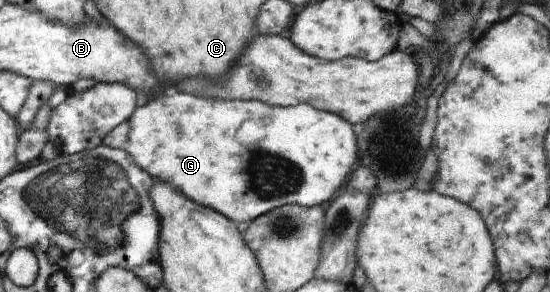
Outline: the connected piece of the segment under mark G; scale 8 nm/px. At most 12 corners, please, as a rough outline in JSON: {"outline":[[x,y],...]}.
{"outline":[[172,87],[128,119],[140,169],[239,223],[327,206],[357,135],[308,104]]}

